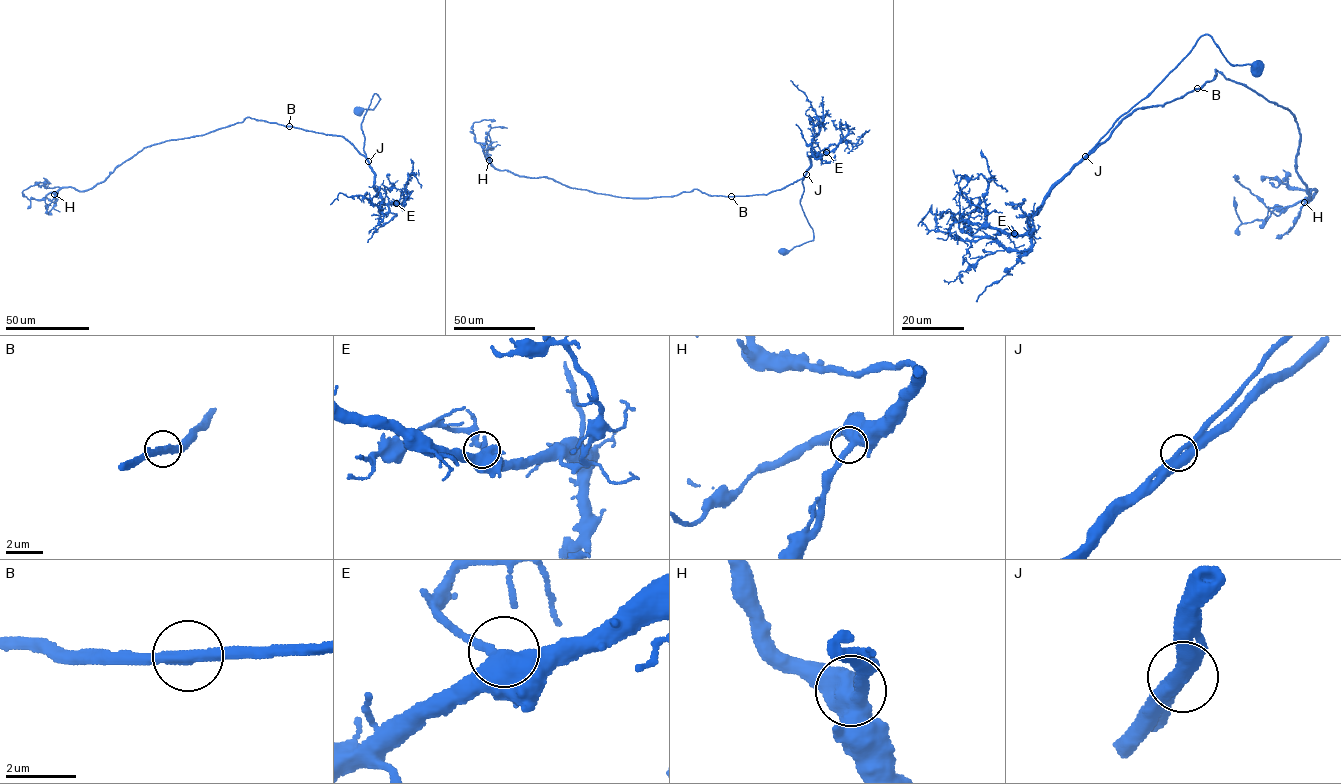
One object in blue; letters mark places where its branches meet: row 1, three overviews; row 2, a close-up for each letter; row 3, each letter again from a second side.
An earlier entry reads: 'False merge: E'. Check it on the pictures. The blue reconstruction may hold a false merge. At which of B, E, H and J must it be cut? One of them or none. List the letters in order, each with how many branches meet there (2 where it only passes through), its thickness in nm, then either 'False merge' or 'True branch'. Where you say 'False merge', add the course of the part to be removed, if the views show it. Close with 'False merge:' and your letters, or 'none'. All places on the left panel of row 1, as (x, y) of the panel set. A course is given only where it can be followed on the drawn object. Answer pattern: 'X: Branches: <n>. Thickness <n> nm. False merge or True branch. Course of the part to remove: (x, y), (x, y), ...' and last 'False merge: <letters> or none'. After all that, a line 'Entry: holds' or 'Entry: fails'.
B: Branches: 2. Thickness 340 nm. True branch
E: Branches: 2. Thickness 500 nm. True branch
H: Branches: 2. Thickness 600 nm. True branch
J: Branches: 2. Thickness 480 nm. True branch
False merge: none
Entry: fails

